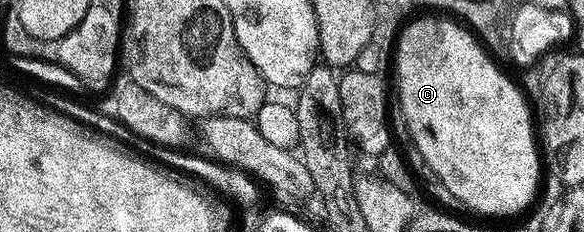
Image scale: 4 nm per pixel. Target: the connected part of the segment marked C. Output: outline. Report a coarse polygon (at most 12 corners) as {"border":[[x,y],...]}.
{"border":[[456,19],[395,40],[430,173],[481,216],[537,196],[525,96]]}

